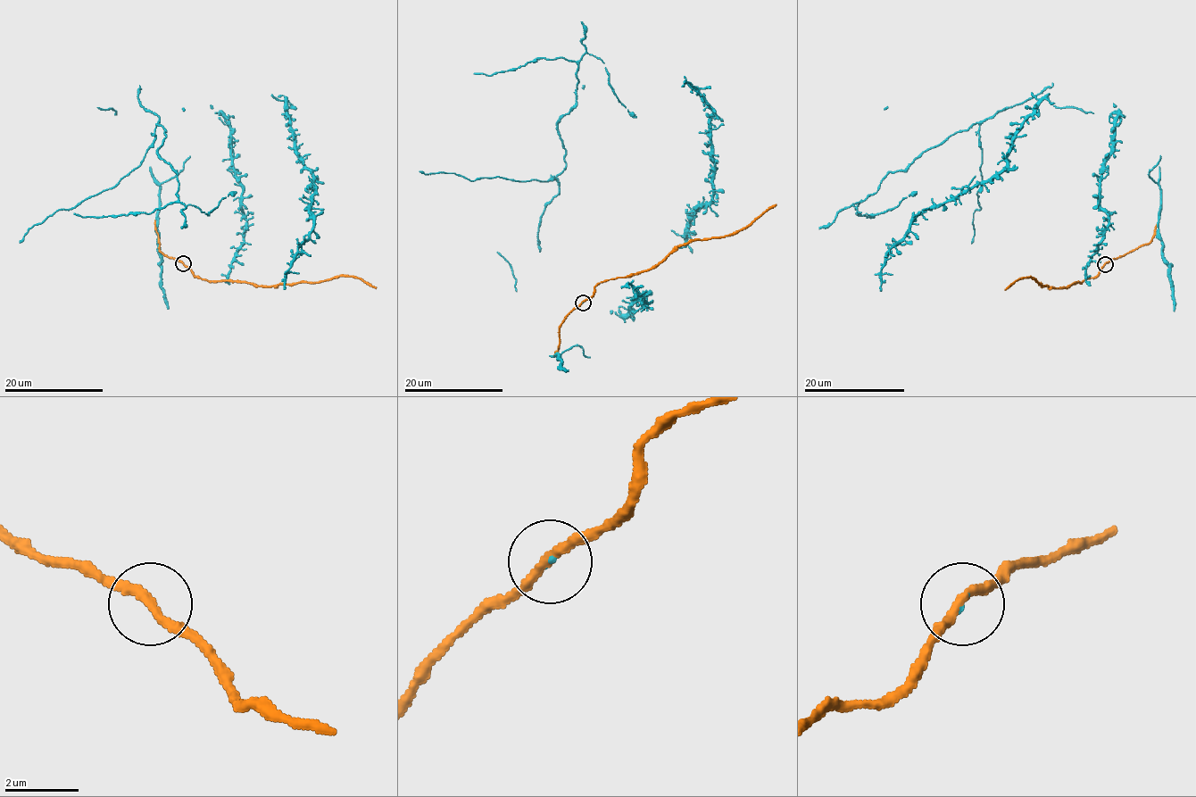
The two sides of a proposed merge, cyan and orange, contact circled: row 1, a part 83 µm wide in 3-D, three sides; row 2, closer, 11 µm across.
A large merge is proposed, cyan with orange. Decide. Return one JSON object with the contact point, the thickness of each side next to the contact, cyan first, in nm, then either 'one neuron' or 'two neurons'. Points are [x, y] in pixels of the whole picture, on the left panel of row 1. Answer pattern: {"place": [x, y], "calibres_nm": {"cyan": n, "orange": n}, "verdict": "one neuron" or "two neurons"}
{"place": [183, 263], "calibres_nm": {"cyan": 50, "orange": 260}, "verdict": "one neuron"}

